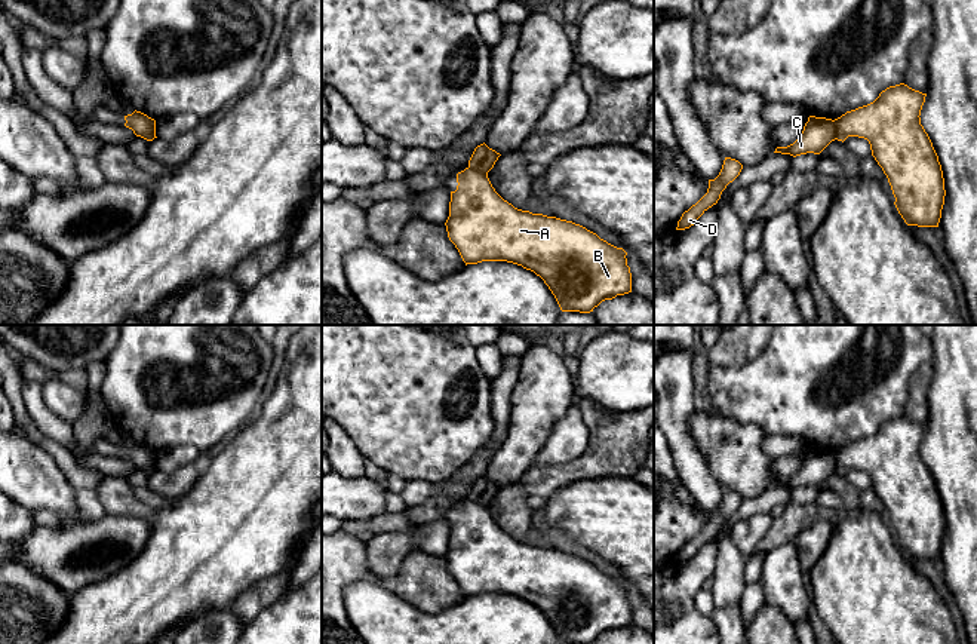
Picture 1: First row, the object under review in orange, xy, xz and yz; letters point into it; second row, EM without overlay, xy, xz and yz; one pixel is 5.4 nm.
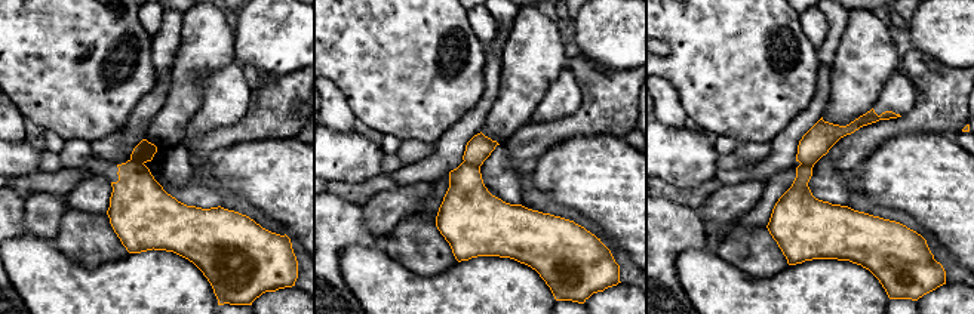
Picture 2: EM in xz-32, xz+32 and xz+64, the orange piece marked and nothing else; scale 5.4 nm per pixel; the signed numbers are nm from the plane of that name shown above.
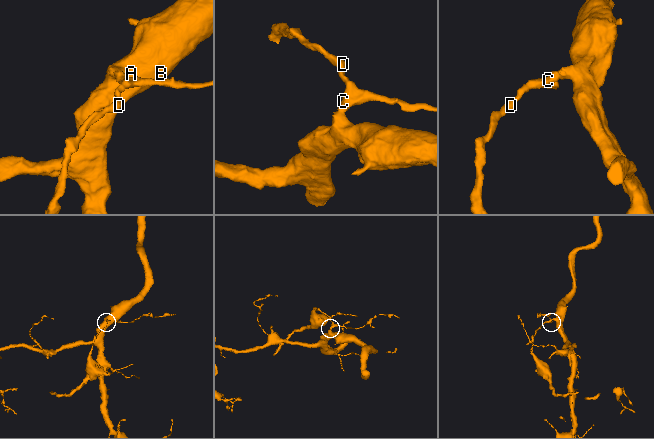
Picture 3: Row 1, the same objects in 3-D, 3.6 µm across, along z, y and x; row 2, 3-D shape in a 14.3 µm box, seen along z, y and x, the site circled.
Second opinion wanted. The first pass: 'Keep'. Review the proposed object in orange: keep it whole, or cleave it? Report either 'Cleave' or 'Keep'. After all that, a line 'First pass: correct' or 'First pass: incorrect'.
Cleave
First pass: incorrect

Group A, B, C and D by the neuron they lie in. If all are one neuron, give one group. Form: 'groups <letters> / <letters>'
groups A B / C D

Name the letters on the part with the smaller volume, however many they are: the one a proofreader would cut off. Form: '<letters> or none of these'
C, D

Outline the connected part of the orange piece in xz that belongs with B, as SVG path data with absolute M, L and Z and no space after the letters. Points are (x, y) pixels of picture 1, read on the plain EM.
M477 502L458 505L457 515L445 558L466 598L482 594L522 598L544 613L562 644L593 644L602 634L632 625L632 605L623 580L572 553L514 540L495 524L488 506Z

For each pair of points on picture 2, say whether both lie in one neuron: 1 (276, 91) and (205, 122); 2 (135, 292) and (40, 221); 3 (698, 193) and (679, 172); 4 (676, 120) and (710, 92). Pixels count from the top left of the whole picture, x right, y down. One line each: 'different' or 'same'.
1: different
2: different
3: different
4: different

